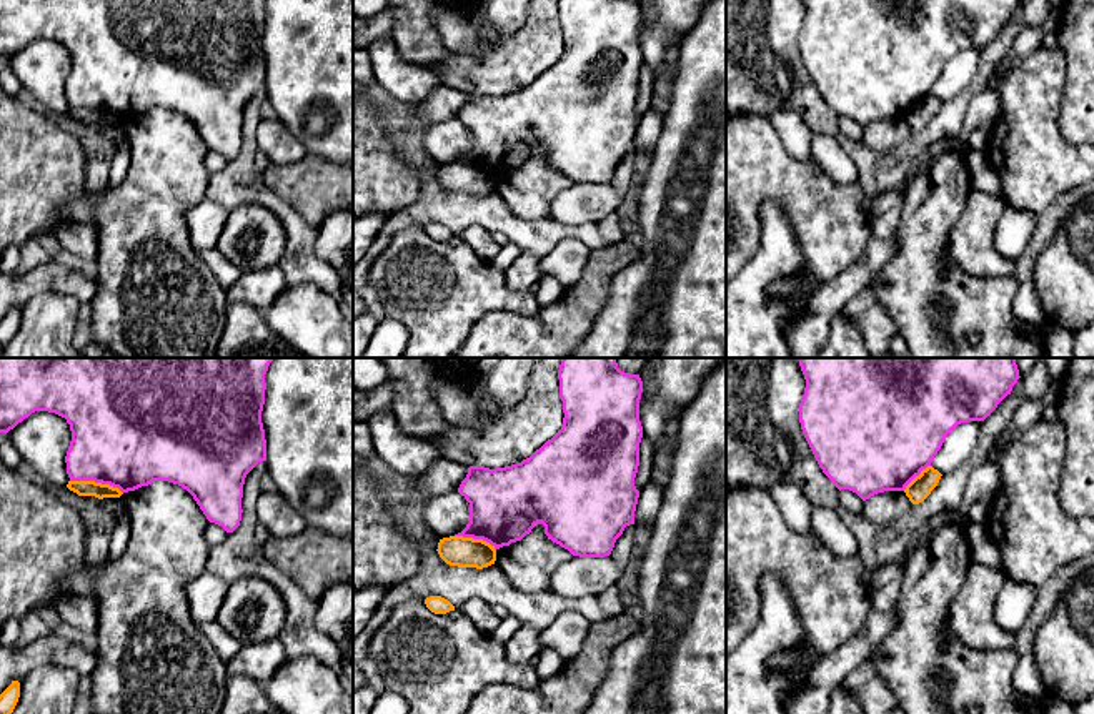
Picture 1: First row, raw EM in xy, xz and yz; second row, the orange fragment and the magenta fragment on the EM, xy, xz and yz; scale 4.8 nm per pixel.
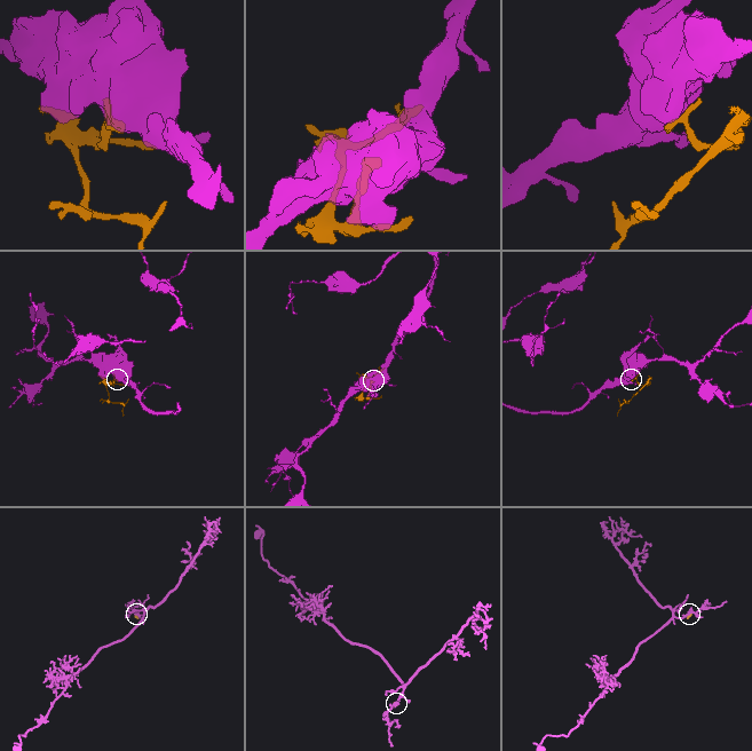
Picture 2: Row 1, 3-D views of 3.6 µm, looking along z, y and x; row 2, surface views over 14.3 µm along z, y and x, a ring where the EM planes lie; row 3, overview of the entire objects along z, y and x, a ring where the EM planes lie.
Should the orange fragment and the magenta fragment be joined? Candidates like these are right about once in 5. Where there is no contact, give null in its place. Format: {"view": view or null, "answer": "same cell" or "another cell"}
{"view": "xy", "answer": "another cell"}

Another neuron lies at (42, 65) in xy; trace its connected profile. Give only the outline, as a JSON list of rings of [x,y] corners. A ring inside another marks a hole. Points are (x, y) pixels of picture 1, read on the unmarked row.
[[[35,38],[5,62],[52,117],[65,118],[70,108],[65,83],[72,68],[65,45]]]

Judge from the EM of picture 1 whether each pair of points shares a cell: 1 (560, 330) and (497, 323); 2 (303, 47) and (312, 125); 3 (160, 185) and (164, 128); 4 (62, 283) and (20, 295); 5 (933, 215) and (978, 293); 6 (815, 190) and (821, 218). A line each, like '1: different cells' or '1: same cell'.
1: same cell
2: same cell
3: same cell
4: same cell
5: same cell
6: same cell

